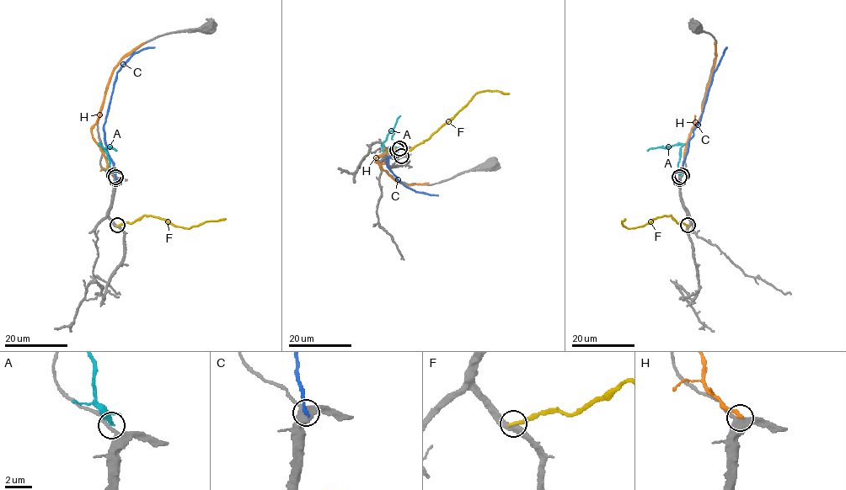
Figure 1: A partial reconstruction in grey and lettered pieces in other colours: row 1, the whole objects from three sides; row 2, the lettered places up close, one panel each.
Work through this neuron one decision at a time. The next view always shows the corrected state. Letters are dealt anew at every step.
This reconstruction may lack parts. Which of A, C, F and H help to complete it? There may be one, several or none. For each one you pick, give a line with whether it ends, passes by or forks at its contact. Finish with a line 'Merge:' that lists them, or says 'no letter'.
Merge: no letter

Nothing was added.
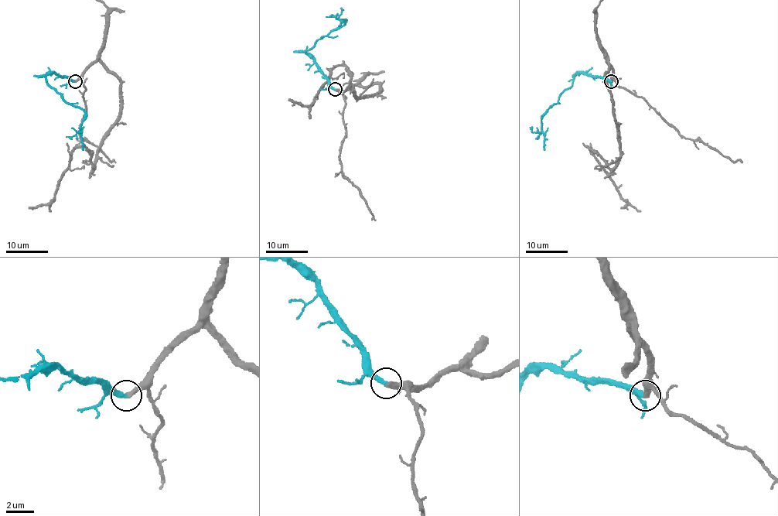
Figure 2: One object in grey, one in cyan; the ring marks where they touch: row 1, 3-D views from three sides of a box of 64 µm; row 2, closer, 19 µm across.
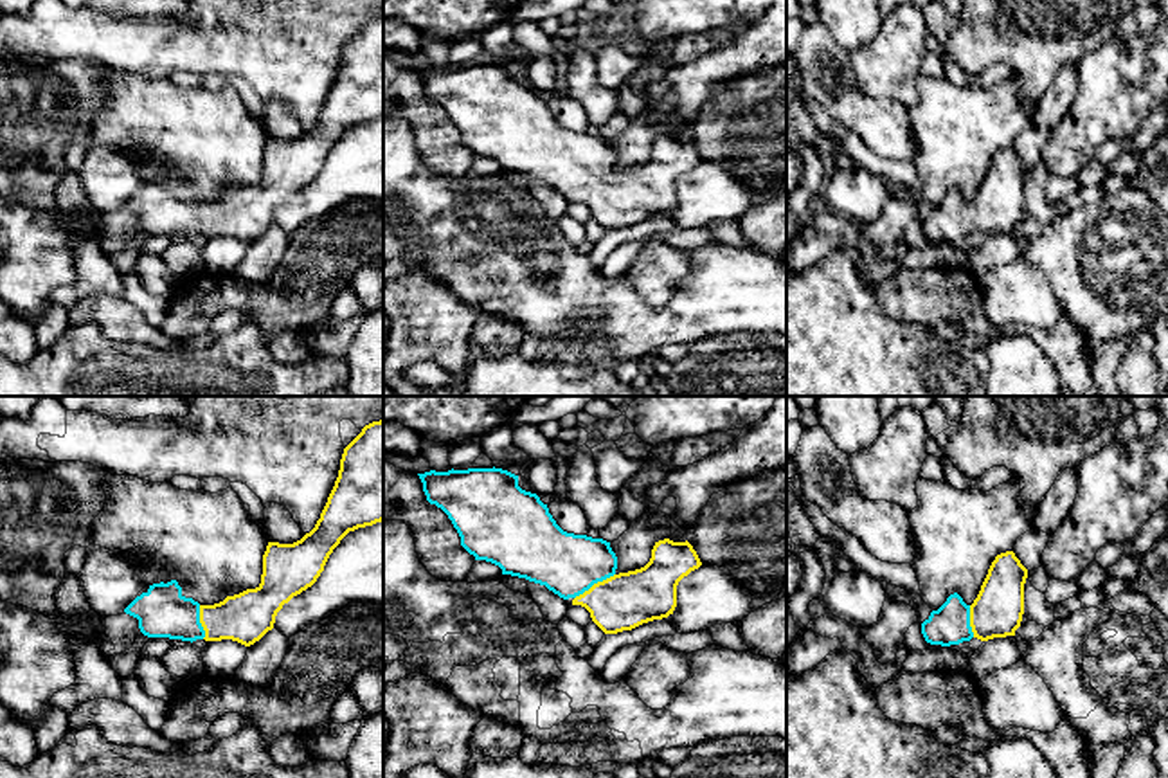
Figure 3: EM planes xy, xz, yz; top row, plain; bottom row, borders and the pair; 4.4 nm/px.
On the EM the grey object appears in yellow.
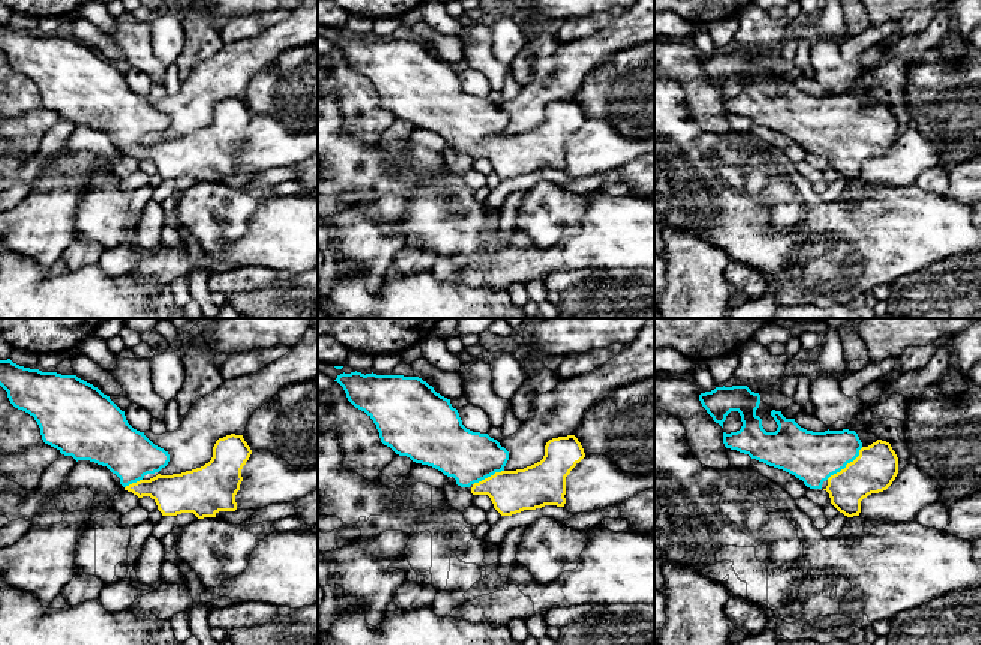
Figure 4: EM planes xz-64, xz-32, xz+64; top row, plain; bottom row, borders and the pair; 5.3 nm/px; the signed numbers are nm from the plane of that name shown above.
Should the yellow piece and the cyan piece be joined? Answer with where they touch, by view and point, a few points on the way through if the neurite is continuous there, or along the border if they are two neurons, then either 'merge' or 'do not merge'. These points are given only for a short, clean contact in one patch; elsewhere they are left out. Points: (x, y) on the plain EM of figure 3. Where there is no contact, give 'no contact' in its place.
contact xz (594, 180); way xz (627, 197), (612, 197), (594, 180), (576, 162), (567, 161); merge

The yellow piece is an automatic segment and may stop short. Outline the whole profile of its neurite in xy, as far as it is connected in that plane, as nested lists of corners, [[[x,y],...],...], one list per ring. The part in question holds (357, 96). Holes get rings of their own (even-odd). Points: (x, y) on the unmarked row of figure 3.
[[[383,16],[373,18],[344,45],[338,74],[315,124],[293,140],[268,139],[263,151],[261,180],[214,202],[200,202],[182,191],[176,176],[153,180],[137,193],[124,209],[139,216],[148,234],[182,238],[232,236],[245,243],[259,238],[274,225],[275,213],[293,193],[311,184],[340,137],[358,124],[383,117]]]

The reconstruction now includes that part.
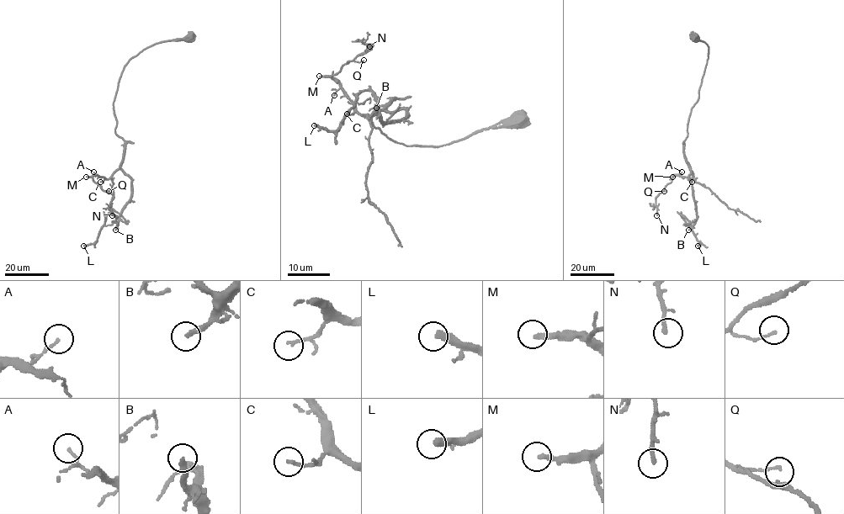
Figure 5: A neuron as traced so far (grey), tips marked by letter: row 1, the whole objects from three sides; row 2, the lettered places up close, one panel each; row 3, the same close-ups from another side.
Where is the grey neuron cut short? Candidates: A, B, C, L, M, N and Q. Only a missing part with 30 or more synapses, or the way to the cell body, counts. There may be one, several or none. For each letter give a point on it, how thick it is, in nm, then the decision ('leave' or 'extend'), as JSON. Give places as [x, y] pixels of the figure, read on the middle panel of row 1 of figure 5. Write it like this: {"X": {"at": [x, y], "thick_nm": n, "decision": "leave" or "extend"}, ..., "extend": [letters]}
{"A": {"at": [334, 95], "thick_nm": 120, "decision": "leave"}, "B": {"at": [376, 108], "thick_nm": 240, "decision": "extend"}, "C": {"at": [347, 113], "thick_nm": 140, "decision": "leave"}, "L": {"at": [314, 125], "thick_nm": 360, "decision": "extend"}, "M": {"at": [319, 76], "thick_nm": 240, "decision": "leave"}, "N": {"at": [369, 46], "thick_nm": 190, "decision": "leave"}, "Q": {"at": [363, 60], "thick_nm": 110, "decision": "leave"}, "extend": ["B", "L"]}

